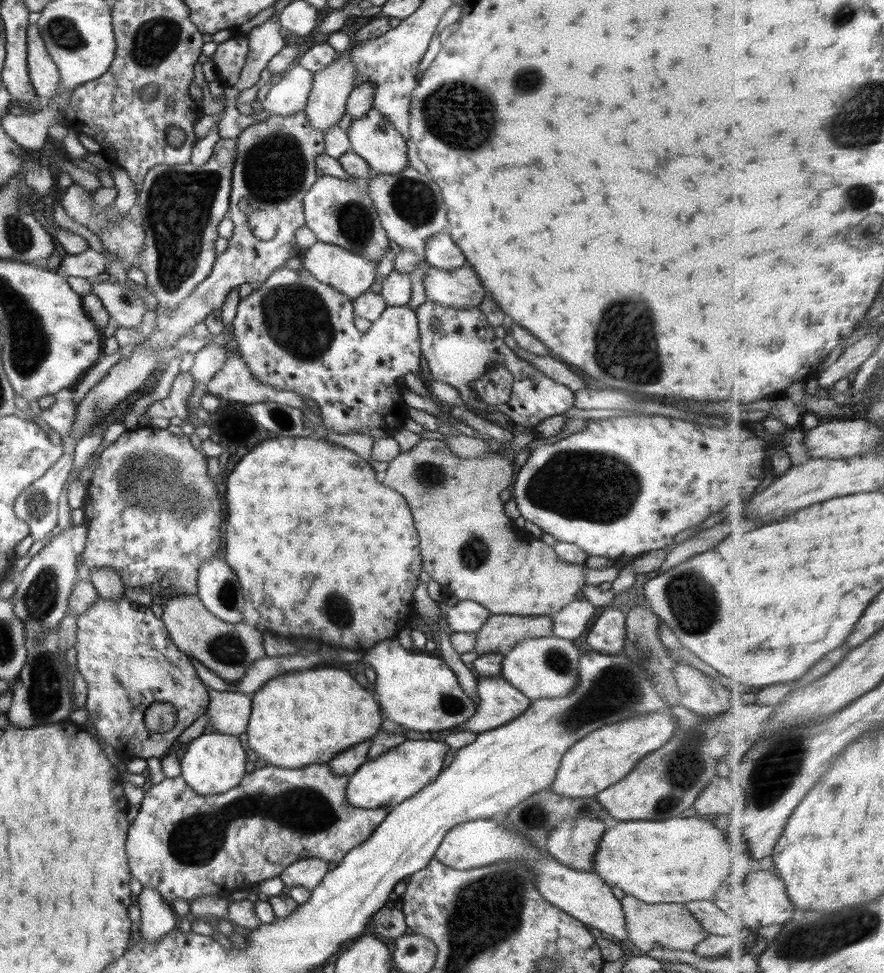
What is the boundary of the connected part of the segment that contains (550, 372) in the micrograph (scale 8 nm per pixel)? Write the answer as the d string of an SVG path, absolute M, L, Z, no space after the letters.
M518 345L516 346L515 353L518 358L529 362L532 366L540 370L540 372L547 375L548 378L552 378L552 380L568 386L572 392L586 388L586 384L582 384L582 378L578 376L578 371L552 357L550 354L538 356L524 350L524 348Z

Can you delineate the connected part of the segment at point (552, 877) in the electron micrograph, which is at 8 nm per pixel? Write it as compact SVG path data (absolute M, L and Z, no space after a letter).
M479 818L457 824L448 831L433 856L437 861L456 870L488 866L498 861L518 861L536 875L536 888L558 909L590 926L595 933L606 932L616 940L629 940L620 899L614 897L611 886L596 872L572 870L560 864L547 850L537 848L518 830L504 828L499 819Z

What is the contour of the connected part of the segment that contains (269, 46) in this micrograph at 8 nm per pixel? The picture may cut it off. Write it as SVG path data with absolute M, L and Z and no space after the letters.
M270 18L247 33L249 50L246 64L242 68L238 82L236 82L236 89L239 91L251 89L260 81L260 74L266 69L272 56L284 49L286 42L282 36L281 28L278 20L274 22Z

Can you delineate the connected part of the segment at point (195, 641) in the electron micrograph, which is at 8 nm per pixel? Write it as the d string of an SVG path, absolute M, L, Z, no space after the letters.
M197 594L178 595L168 600L163 608L162 622L172 642L191 658L196 658L216 676L226 681L242 679L253 662L264 658L263 634L260 628L247 625L244 621L230 624L208 612Z

